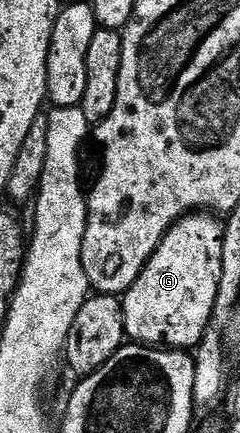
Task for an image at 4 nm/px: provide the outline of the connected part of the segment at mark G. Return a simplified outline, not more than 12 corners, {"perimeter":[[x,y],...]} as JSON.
{"perimeter":[[177,220],[121,297],[131,341],[194,350],[224,224]]}

